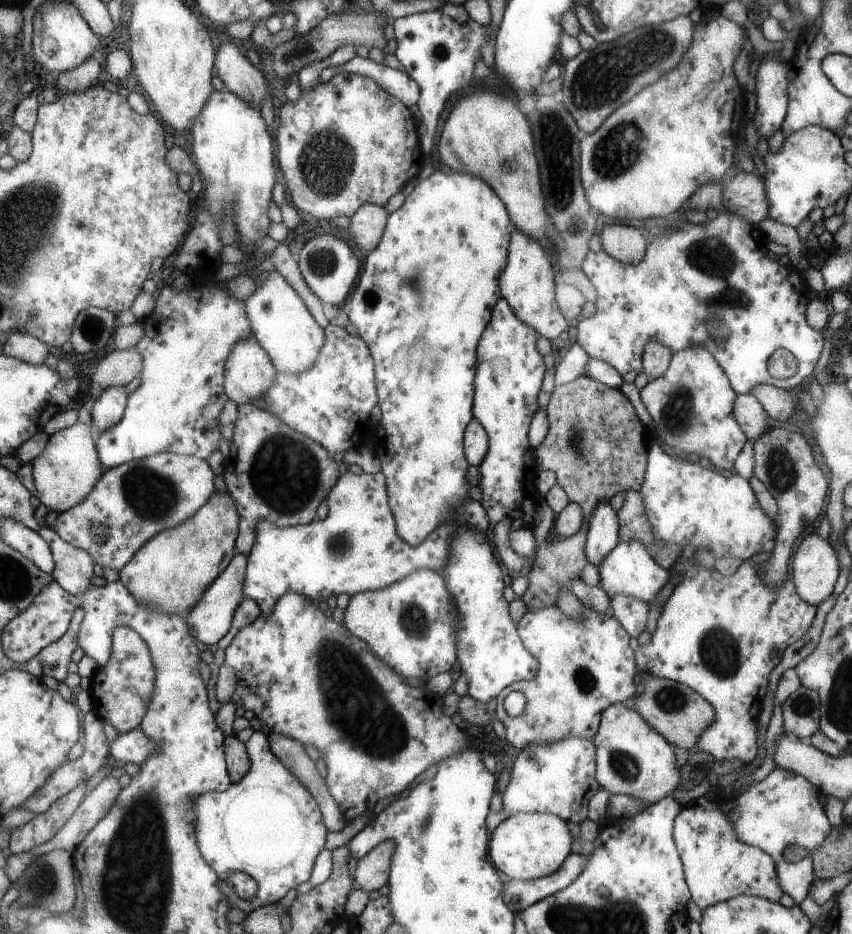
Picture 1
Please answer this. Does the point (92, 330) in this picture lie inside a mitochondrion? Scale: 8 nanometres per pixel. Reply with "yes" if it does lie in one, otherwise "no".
yes

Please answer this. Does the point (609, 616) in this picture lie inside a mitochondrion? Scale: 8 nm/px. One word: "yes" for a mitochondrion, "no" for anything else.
no

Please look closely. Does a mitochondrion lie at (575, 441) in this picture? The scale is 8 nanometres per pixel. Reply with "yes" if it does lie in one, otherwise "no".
yes

